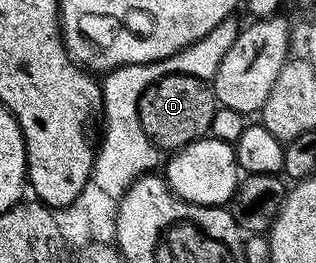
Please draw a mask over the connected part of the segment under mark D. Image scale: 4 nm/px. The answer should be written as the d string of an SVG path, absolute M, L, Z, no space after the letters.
M167 75L154 81L142 93L138 101L138 121L142 121L146 137L156 148L175 153L211 132L217 106L209 80L193 75Z

